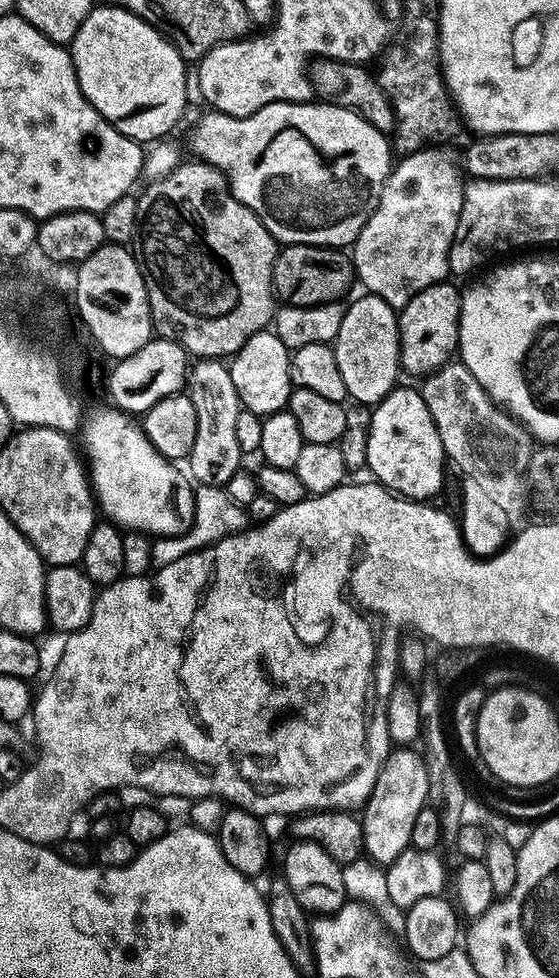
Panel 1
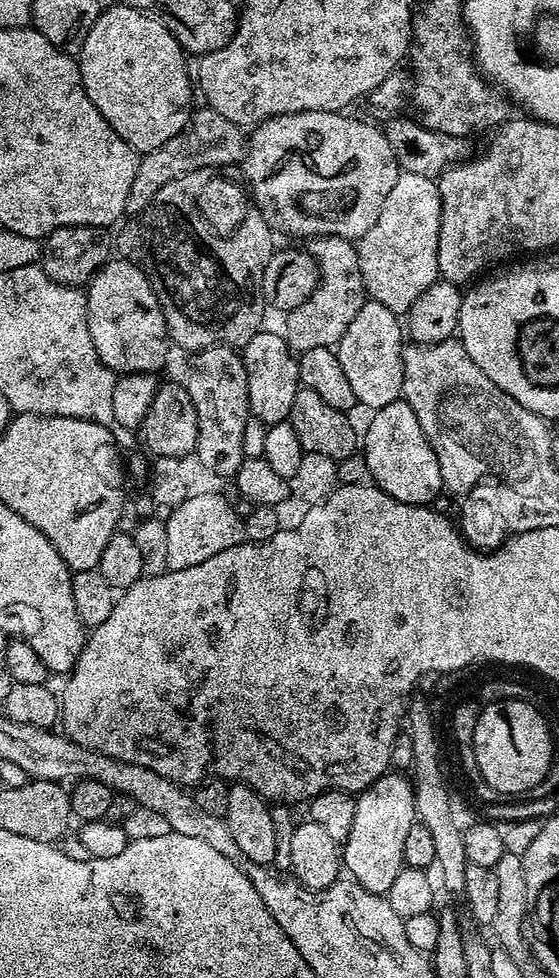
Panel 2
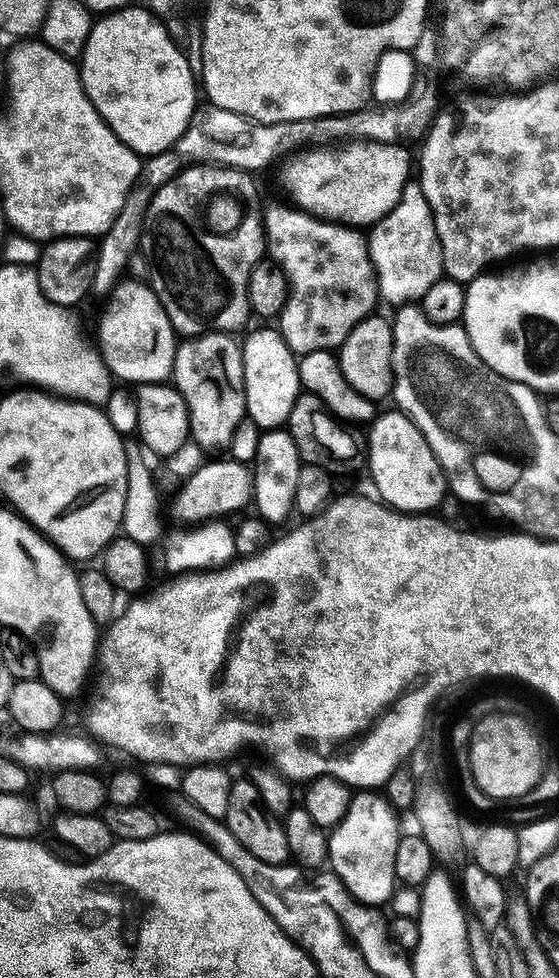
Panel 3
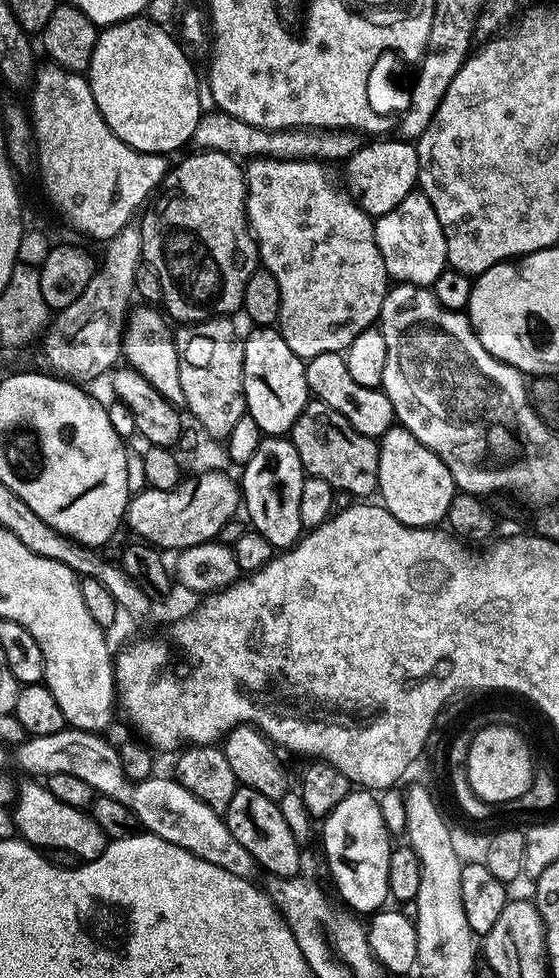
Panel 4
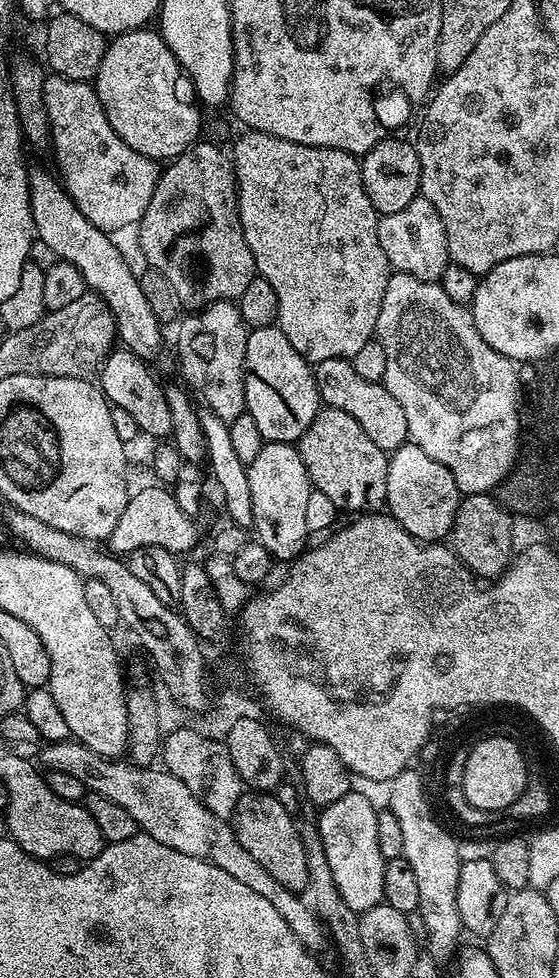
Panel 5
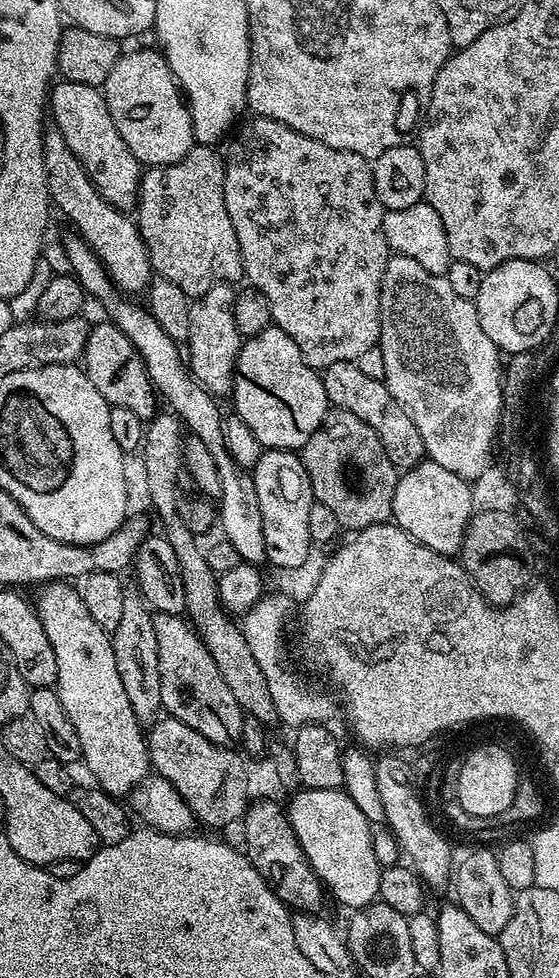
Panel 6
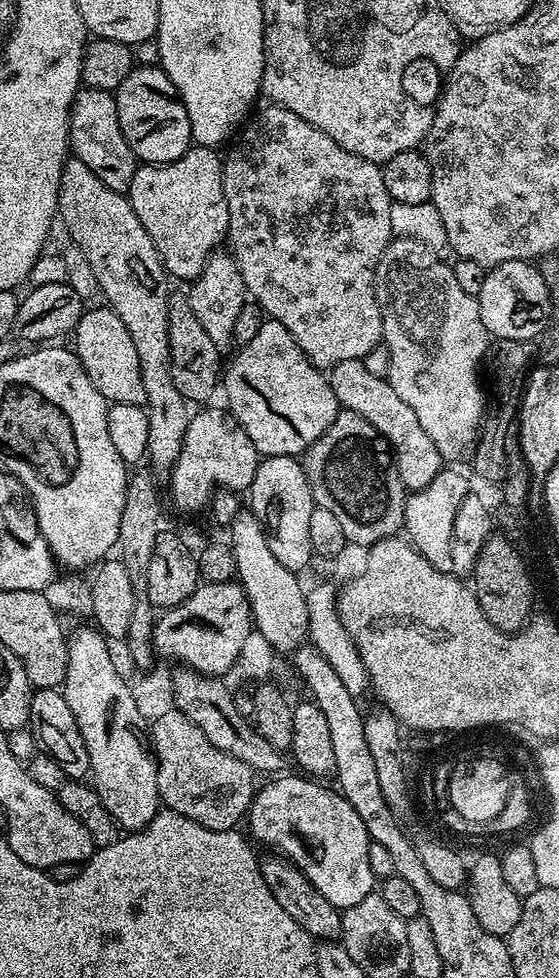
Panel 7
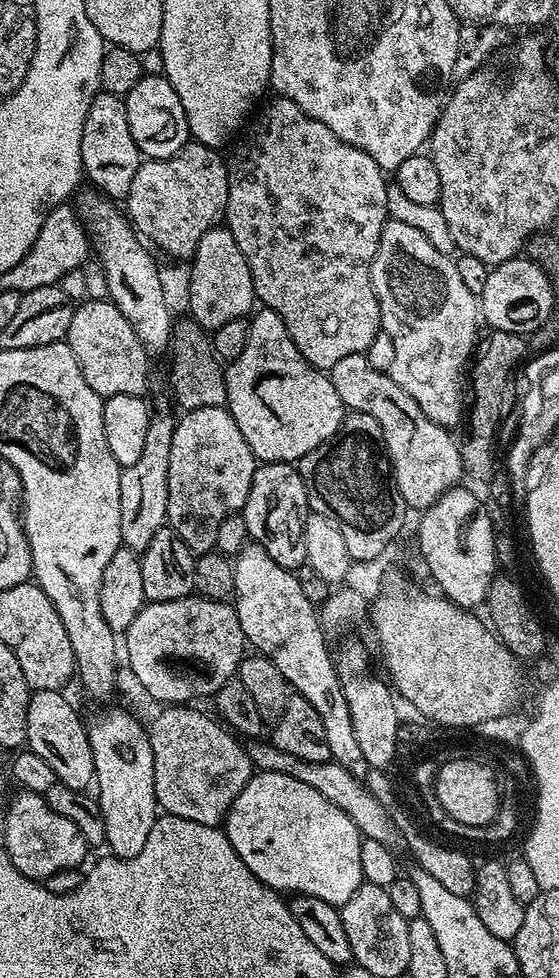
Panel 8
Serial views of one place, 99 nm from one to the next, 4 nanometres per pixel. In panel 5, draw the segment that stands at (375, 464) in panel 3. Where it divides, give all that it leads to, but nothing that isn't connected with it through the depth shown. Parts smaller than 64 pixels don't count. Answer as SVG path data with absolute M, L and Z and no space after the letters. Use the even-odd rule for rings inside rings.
M411 442L398 446L388 457L386 474L386 508L392 519L398 521L412 537L421 542L440 542L451 533L455 511L462 493L454 474L434 462L426 450Z

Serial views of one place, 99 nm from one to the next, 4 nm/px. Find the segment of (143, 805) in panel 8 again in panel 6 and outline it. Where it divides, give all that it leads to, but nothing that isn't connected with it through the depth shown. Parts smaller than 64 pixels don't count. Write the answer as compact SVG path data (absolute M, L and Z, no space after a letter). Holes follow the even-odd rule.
M48 582L34 596L36 613L42 618L46 638L54 646L58 662L58 678L54 685L62 707L70 714L74 730L78 730L80 755L88 763L97 785L111 796L124 798L149 775L148 742L142 726L136 721L130 698L118 678L118 662L114 662L112 637L90 618L82 598L68 582Z

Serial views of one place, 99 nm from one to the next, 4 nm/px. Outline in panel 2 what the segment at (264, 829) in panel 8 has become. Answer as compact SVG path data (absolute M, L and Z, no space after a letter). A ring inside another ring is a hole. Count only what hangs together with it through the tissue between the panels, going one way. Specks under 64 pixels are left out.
M389 770L377 778L369 788L356 796L356 809L354 810L354 826L350 826L350 838L342 845L342 864L355 883L360 884L367 892L387 894L394 878L398 877L400 869L404 867L402 849L406 843L406 834L410 826L417 823L415 810L415 790L413 781L407 775L396 770Z

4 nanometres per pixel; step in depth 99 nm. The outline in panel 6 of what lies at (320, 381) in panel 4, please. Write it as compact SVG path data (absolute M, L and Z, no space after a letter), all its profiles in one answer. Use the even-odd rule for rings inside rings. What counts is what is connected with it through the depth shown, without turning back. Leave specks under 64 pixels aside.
M334 362L334 366L323 369L322 379L329 405L333 409L362 418L362 422L366 422L366 426L370 426L370 430L378 434L382 450L386 450L386 458L390 458L390 462L398 470L410 469L425 459L424 443L422 434L418 434L418 426L414 426L407 407L392 397L383 380L362 374L362 370L358 370L354 362Z

